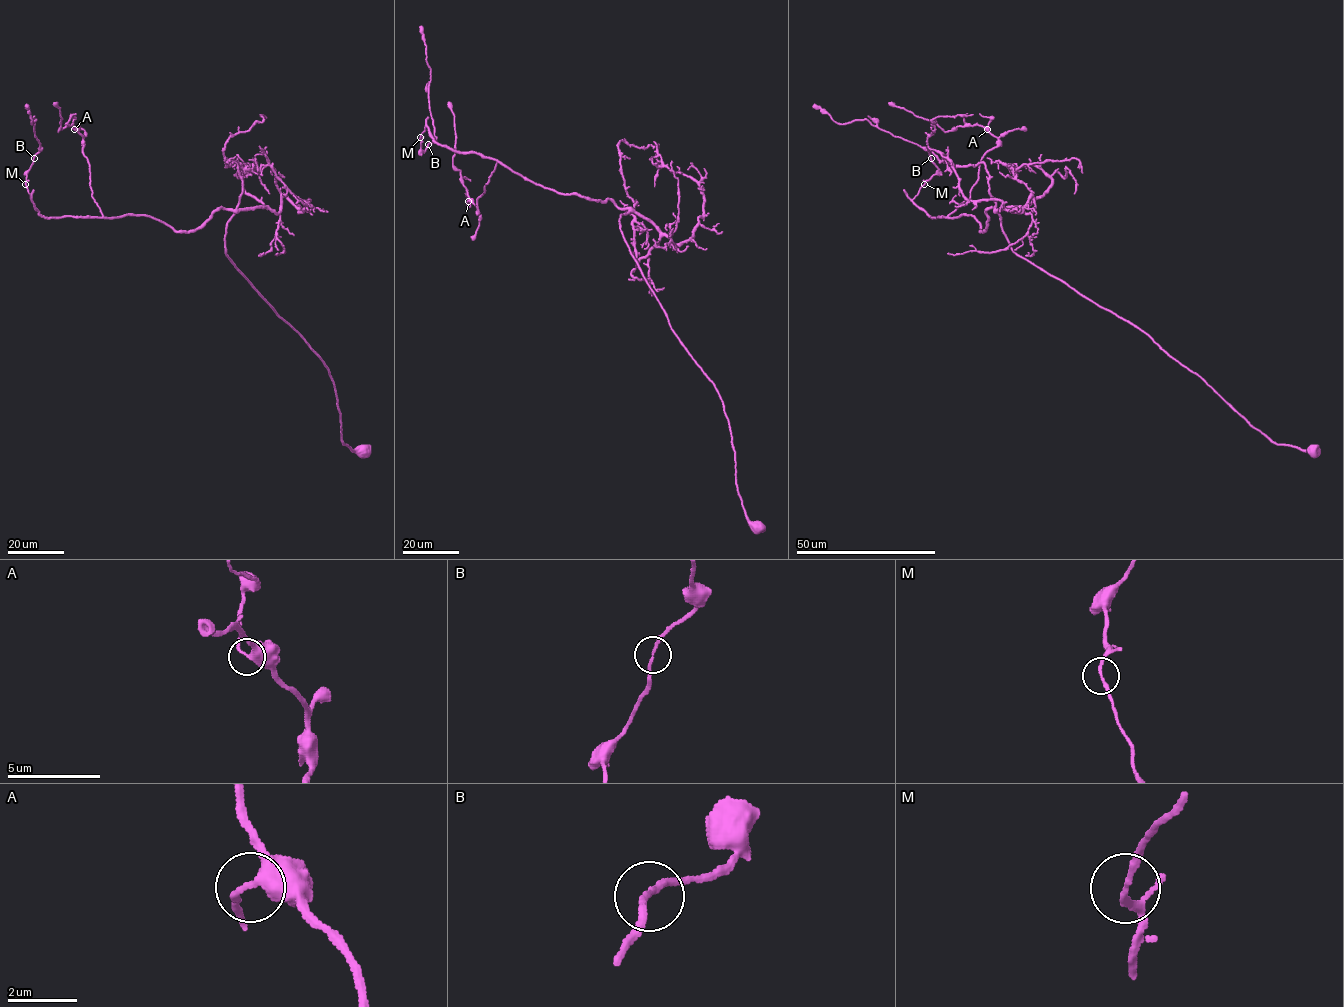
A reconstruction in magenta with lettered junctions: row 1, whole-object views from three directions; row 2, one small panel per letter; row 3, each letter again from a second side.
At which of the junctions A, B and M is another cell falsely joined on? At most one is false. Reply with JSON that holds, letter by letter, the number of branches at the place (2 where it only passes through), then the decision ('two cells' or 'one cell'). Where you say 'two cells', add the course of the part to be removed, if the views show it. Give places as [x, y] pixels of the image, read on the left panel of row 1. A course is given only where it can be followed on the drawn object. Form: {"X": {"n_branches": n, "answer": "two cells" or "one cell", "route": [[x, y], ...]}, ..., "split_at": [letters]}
{"A": {"n_branches": 2, "answer": "one cell"}, "B": {"n_branches": 2, "answer": "one cell"}, "M": {"n_branches": 2, "answer": "one cell"}, "split_at": []}

